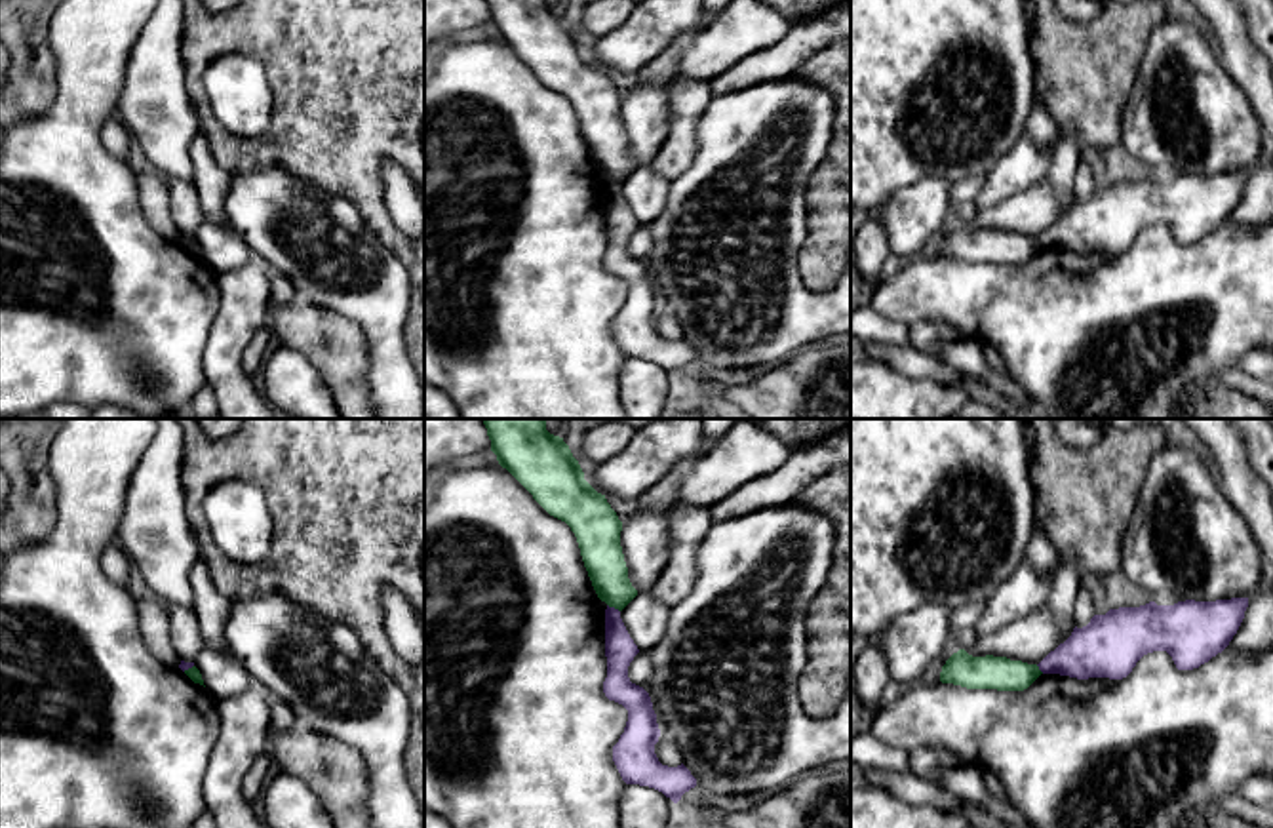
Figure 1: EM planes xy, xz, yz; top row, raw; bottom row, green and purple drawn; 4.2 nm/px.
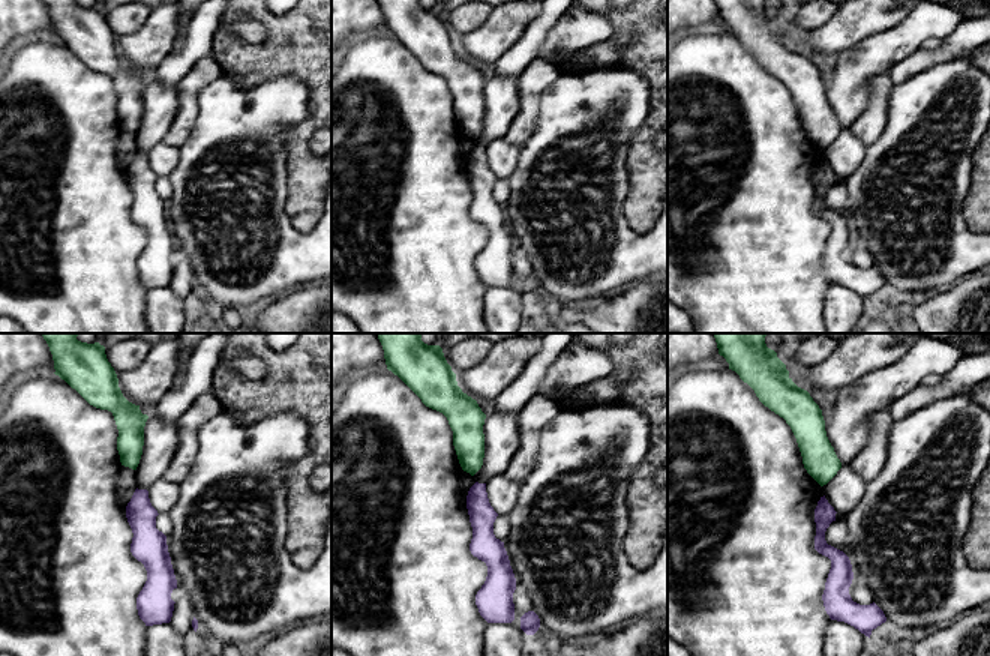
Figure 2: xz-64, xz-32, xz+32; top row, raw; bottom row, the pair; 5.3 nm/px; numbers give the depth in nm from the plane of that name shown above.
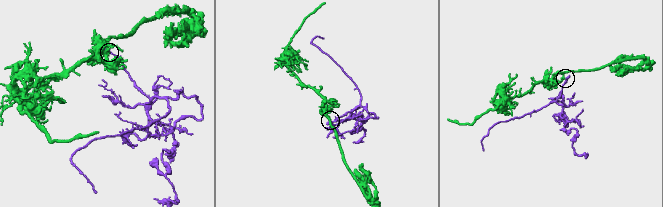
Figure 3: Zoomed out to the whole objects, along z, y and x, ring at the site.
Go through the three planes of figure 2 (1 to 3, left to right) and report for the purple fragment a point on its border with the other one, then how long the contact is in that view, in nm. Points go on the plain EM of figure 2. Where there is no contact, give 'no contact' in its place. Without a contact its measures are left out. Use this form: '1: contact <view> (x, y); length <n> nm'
1: no contact
2: no contact
3: no contact

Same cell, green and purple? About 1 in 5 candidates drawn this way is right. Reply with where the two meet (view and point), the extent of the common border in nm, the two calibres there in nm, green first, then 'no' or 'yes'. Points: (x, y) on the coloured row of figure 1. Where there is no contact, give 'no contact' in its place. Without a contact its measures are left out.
contact xz (613, 606); length 70 nm; calibres 170 and 130 nm; no

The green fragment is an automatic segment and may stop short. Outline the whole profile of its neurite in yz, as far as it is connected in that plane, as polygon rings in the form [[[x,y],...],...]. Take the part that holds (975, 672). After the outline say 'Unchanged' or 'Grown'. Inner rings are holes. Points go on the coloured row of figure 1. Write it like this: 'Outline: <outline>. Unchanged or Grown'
Outline: [[[959,649],[942,666],[940,681],[967,689],[1024,691],[1041,674],[1037,664],[993,655],[972,657]]]. Unchanged

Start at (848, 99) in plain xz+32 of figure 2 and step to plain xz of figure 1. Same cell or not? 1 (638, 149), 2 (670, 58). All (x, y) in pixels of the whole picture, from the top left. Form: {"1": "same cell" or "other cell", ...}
{"1": "same cell", "2": "other cell"}

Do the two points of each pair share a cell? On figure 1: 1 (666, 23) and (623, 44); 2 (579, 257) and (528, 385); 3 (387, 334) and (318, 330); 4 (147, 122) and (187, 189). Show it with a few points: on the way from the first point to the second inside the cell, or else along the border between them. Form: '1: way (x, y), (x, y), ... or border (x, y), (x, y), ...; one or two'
1: way (655, 23), (634, 44); one
2: way (547, 290), (528, 309), (528, 353); one
3: border (326, 309), (360, 328), (368, 349), (368, 375); two
4: border (168, 177), (185, 177), (193, 183); two

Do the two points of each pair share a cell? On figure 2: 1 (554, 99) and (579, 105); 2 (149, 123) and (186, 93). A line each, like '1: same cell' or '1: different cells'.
1: same cell
2: different cells

